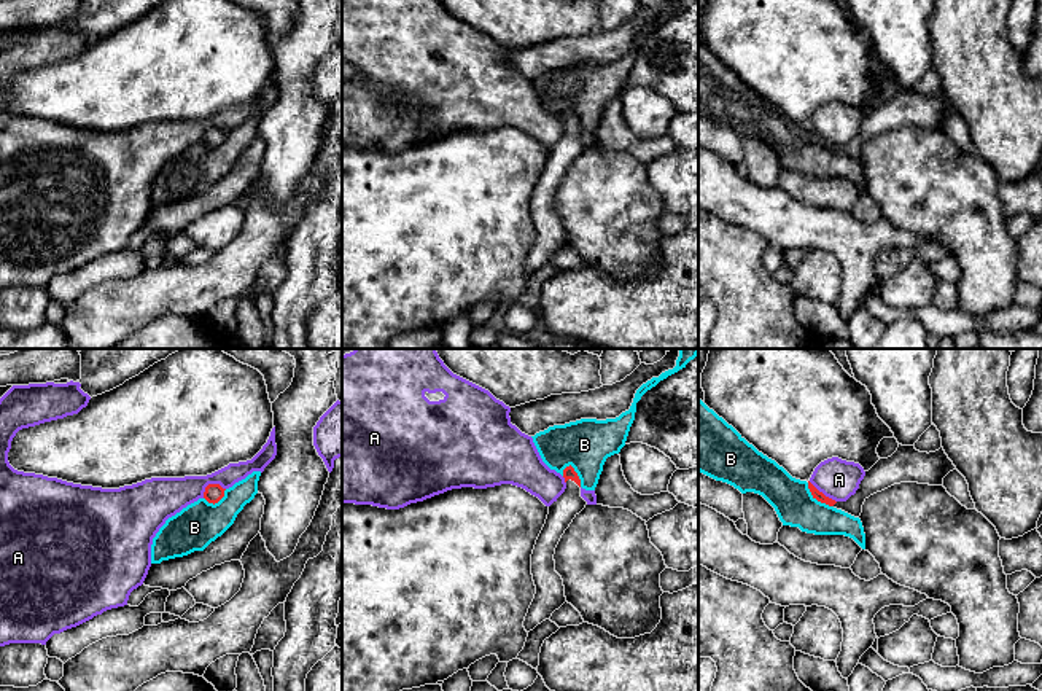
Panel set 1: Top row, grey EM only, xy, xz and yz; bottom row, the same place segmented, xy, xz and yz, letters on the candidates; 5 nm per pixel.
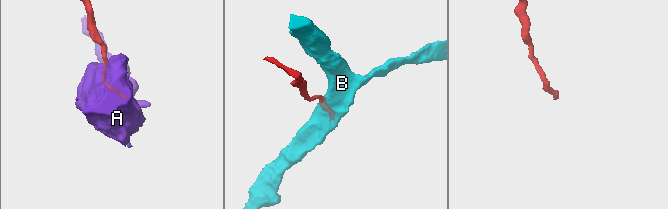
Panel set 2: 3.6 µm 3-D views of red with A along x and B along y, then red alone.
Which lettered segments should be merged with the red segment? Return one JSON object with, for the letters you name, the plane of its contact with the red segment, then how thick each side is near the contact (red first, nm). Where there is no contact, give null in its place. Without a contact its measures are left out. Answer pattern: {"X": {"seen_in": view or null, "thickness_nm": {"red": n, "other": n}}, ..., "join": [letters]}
{"join": []}

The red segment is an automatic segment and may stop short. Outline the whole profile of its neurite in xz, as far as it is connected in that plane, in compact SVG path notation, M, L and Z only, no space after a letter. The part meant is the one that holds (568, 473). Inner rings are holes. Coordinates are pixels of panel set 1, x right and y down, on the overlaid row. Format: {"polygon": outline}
{"polygon": "M570 465L563 470L565 492L549 506L546 524L531 554L531 575L536 586L535 599L523 621L527 632L549 619L565 602L565 586L555 572L555 548L573 519L585 508L581 497L581 479Z"}

